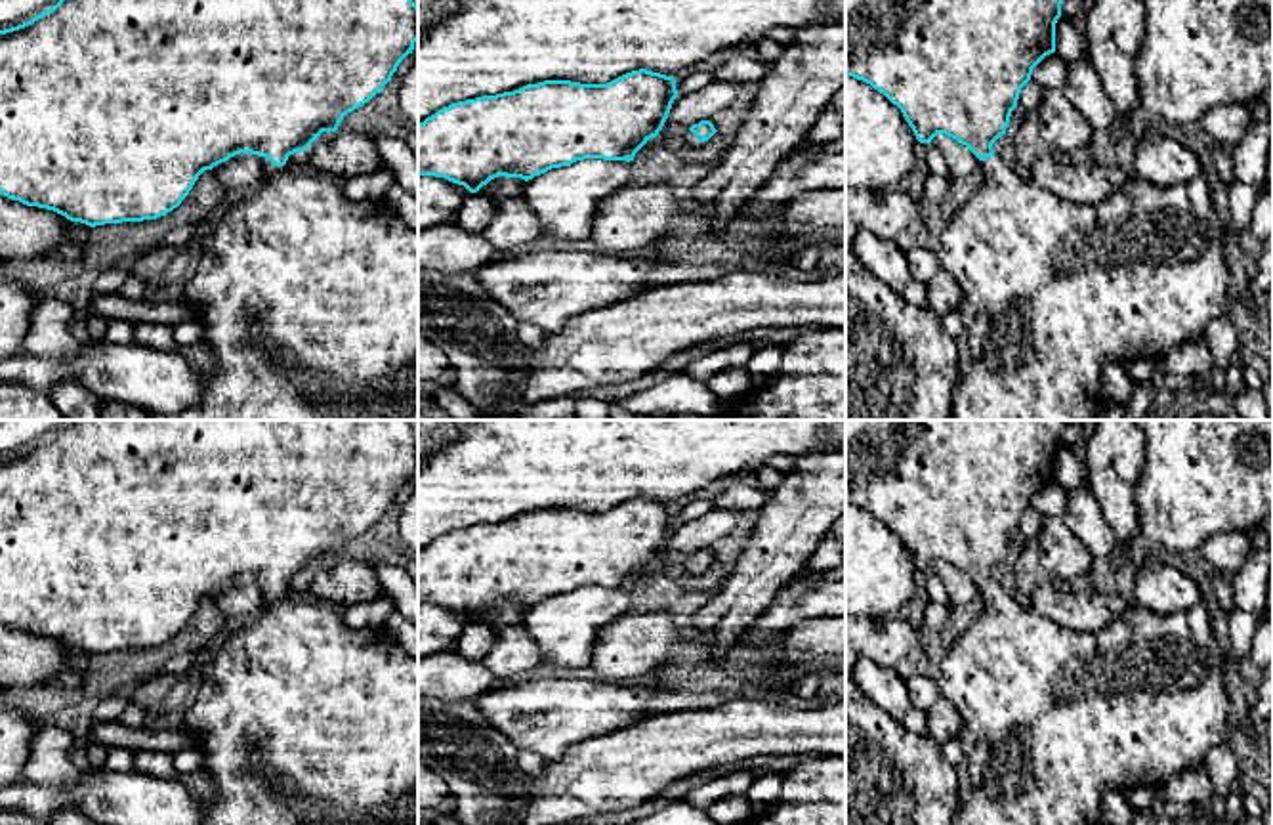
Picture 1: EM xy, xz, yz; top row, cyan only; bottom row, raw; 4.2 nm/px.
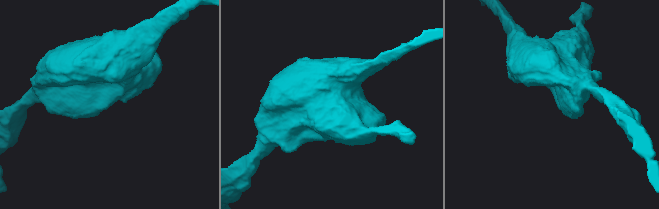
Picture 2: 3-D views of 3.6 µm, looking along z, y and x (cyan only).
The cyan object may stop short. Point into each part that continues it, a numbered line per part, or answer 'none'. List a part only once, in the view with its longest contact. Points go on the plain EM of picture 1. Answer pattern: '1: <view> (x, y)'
1: xy (304, 720)

